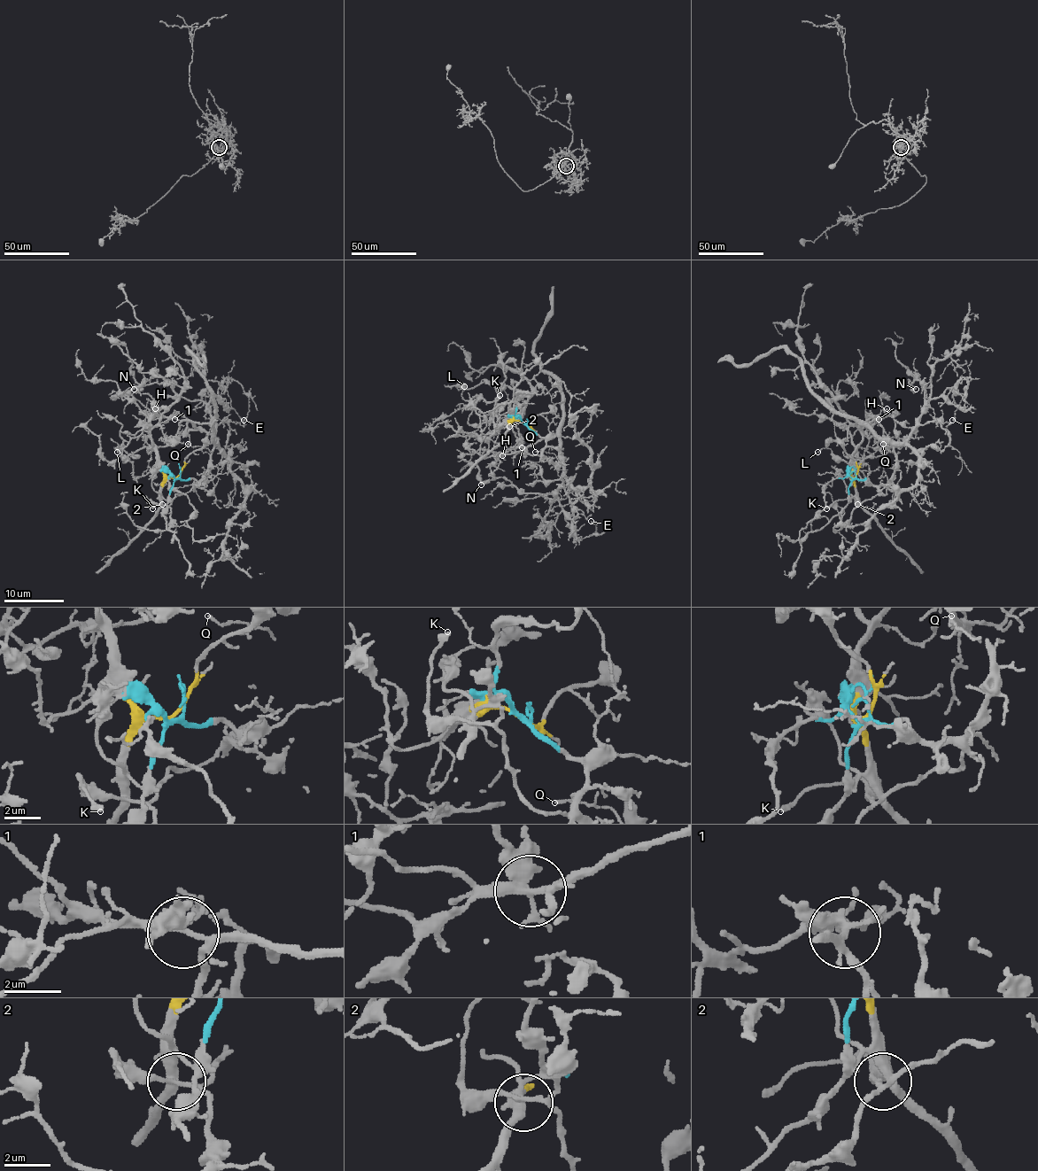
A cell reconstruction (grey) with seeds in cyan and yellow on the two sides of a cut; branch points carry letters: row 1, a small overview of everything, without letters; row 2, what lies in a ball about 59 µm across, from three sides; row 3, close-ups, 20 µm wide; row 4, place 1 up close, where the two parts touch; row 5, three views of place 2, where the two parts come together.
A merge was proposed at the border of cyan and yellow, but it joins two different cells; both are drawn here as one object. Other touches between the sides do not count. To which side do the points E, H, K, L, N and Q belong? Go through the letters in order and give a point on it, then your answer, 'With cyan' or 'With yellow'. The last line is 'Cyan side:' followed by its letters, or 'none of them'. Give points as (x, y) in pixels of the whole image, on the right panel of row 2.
E: Place: (952, 420). With cyan
H: Place: (886, 408). With cyan
K: Place: (826, 508). With cyan
L: Place: (817, 452). With yellow
N: Place: (916, 389). With cyan
Q: Place: (883, 444). With cyan
Cyan side: E, H, K, N, Q

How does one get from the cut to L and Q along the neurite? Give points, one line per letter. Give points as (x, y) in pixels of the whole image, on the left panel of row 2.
L: (175, 477), (165, 477), (155, 469), (135, 478), (132, 464), (117, 452)
Q: (175, 477), (184, 480), (195, 478), (198, 484), (195, 483), (208, 465), (212, 452), (205, 447), (188, 445)

